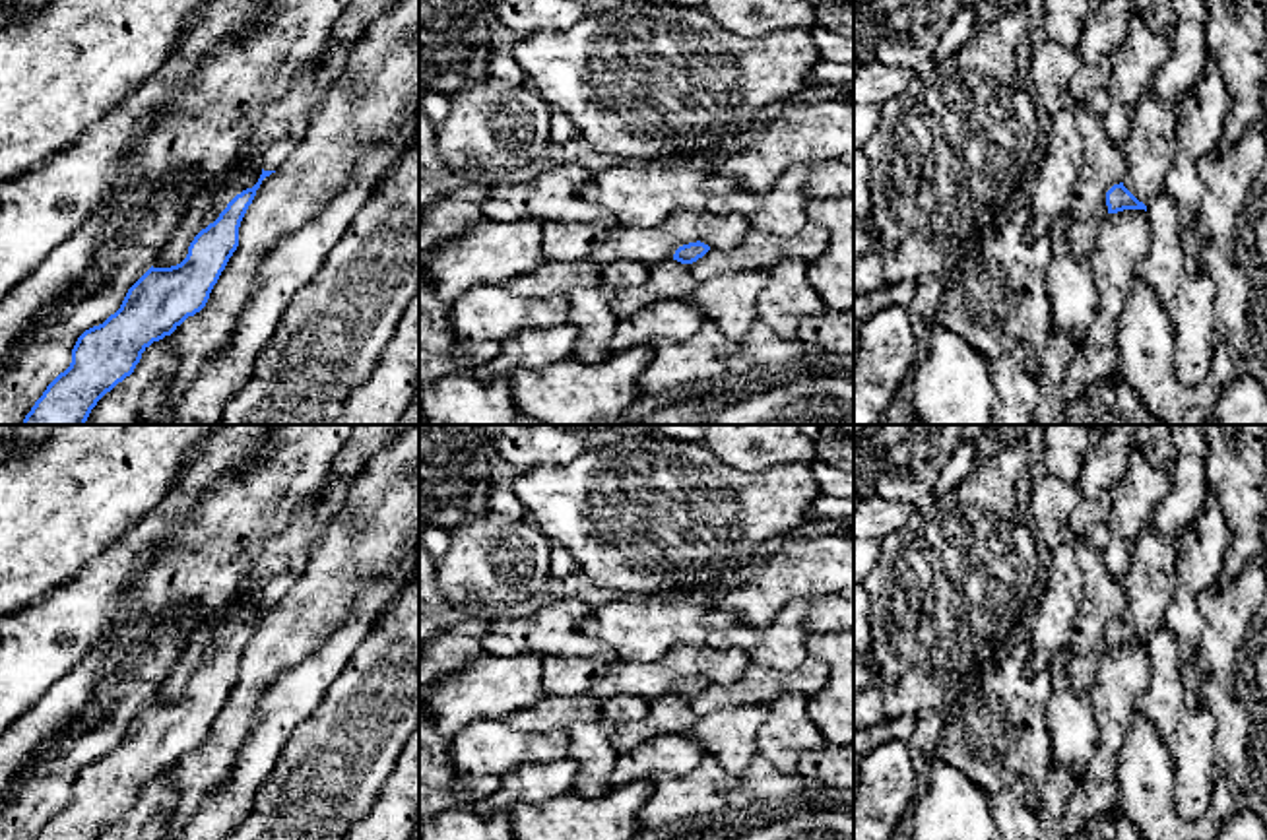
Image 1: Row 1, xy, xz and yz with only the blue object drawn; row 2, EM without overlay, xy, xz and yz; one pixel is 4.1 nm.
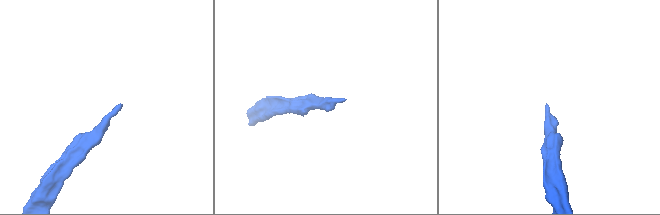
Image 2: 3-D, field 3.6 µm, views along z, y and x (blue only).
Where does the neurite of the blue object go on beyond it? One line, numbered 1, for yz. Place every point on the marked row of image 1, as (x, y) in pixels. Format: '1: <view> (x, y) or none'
1: yz (1151, 144)

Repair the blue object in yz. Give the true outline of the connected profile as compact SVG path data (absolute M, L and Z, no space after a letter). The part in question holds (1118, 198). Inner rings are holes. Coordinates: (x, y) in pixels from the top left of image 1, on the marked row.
M1147 91L1129 128L1123 155L1123 180L1106 192L1108 213L1145 210L1162 190L1164 177L1178 151L1176 103Z

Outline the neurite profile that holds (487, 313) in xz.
M479 285L448 305L448 322L458 345L471 349L510 341L520 334L569 324L569 295L516 297L501 285Z

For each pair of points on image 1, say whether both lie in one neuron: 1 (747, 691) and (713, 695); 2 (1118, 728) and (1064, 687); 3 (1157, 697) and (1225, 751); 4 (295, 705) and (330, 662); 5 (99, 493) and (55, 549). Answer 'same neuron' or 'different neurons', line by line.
1: same neuron
2: different neurons
3: different neurons
4: same neuron
5: same neuron

